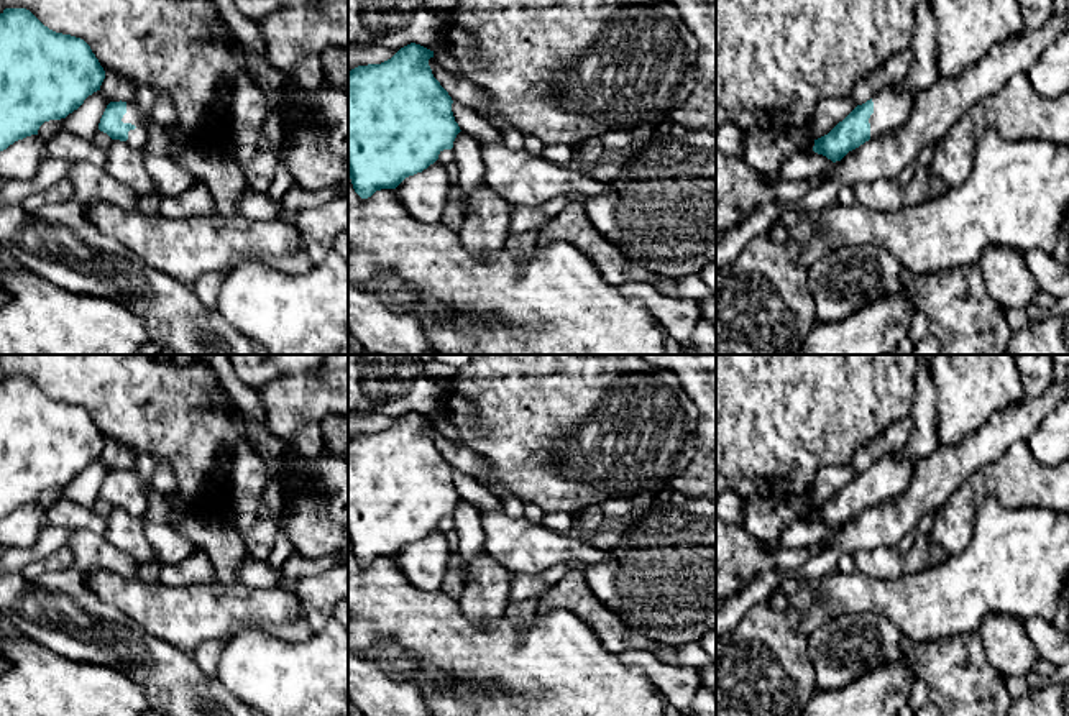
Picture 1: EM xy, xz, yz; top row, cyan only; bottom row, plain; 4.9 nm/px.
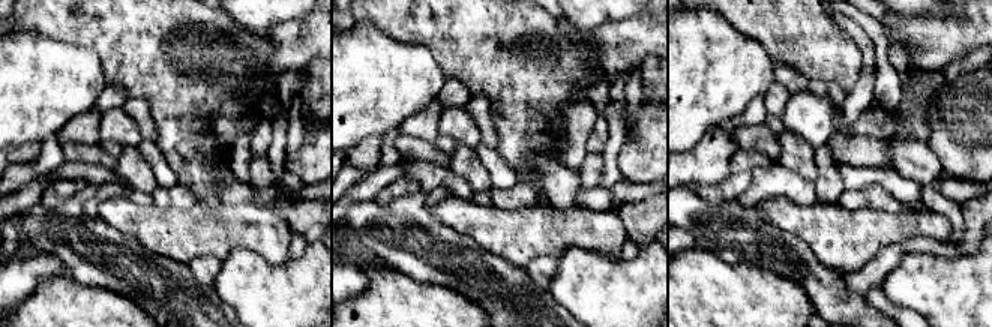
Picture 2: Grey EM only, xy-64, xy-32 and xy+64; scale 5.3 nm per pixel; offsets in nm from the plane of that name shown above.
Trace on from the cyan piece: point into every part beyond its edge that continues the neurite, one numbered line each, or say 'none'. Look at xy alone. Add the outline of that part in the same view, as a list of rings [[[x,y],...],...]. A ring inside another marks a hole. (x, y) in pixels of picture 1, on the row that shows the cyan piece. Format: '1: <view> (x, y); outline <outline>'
1: xy (137, 138); outline [[[135,100],[126,102],[126,113],[123,115],[122,122],[136,126],[135,130],[128,131],[126,145],[130,145],[133,149],[143,151],[148,141],[148,126]]]

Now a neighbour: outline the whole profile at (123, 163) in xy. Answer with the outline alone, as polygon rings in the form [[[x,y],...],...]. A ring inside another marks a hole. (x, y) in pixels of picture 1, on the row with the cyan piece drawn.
[[[113,140],[103,168],[123,186],[131,187],[138,197],[156,189],[145,168],[143,151],[133,149],[126,141]]]

